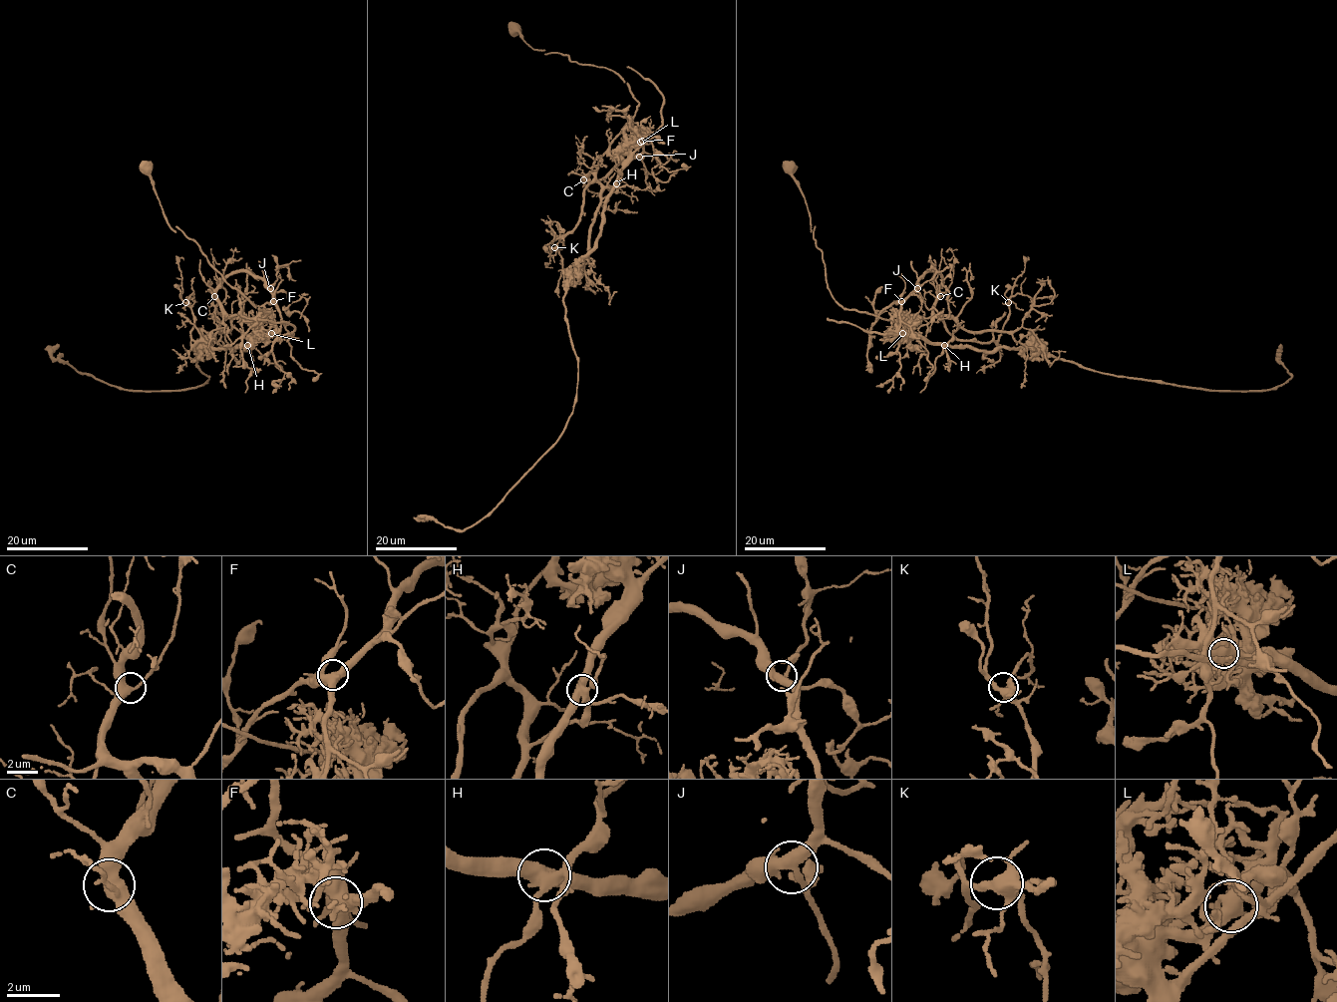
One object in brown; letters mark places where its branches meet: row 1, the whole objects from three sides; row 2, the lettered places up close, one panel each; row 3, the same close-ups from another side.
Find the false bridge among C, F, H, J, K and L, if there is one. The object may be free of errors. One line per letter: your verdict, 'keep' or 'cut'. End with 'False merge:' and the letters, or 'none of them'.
C: keep
F: keep
H: cut
J: keep
K: keep
L: keep
False merge: H

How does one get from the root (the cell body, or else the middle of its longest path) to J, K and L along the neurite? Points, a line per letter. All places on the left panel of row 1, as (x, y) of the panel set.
J: (146, 166), (167, 222), (270, 312), (240, 317), (262, 333), (280, 327), (270, 288)
K: (146, 166), (167, 222), (270, 312), (226, 317), (211, 343), (194, 342), (185, 302)
L: (146, 166), (167, 222), (191, 238), (256, 308), (270, 312), (251, 321), (240, 318), (271, 333)

